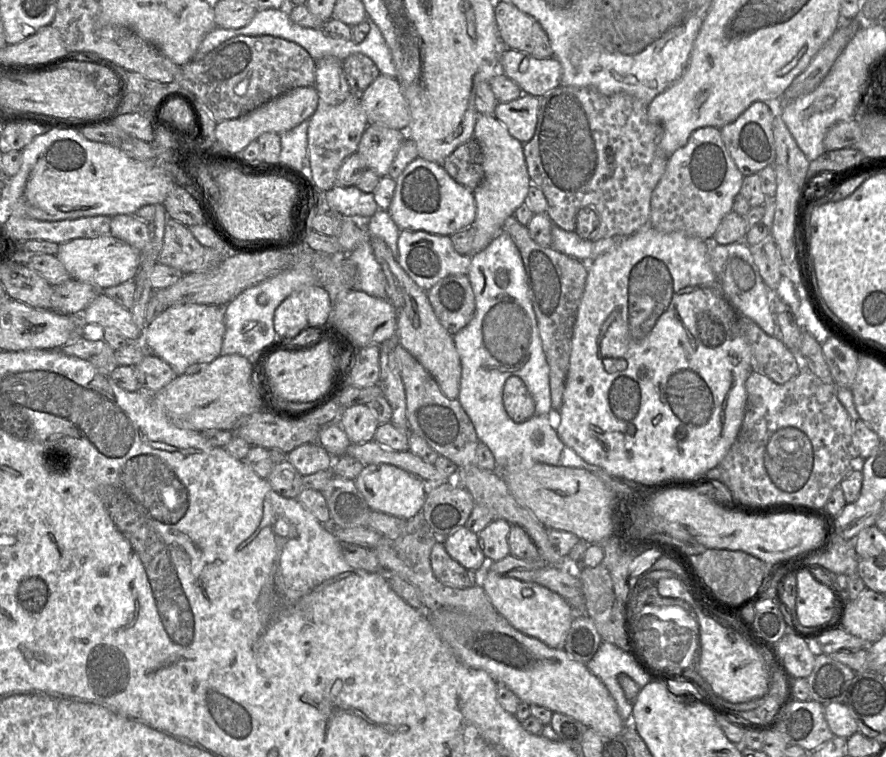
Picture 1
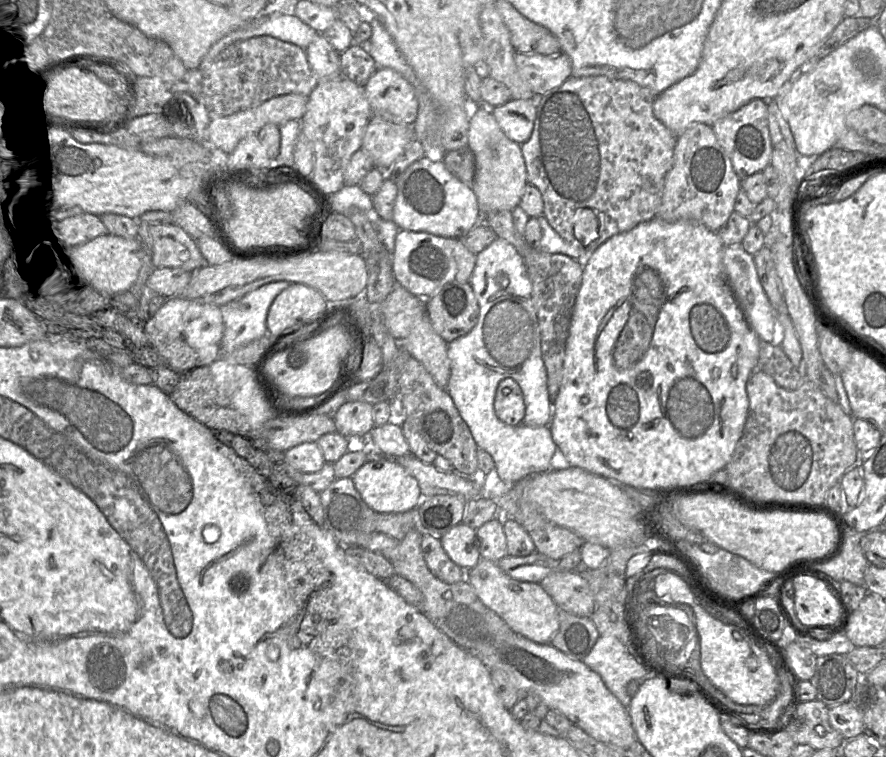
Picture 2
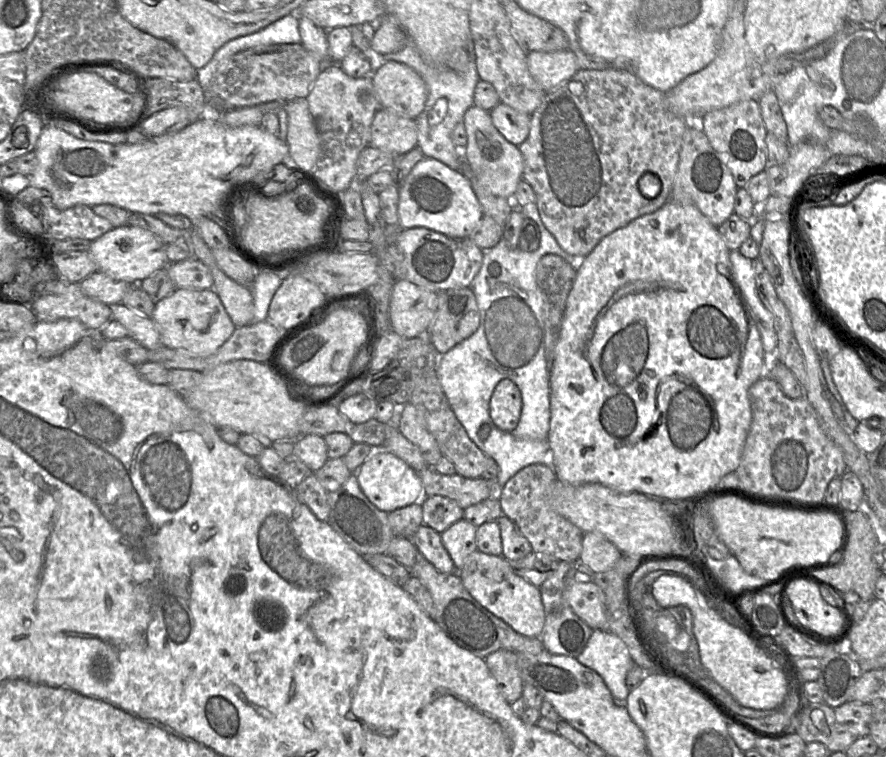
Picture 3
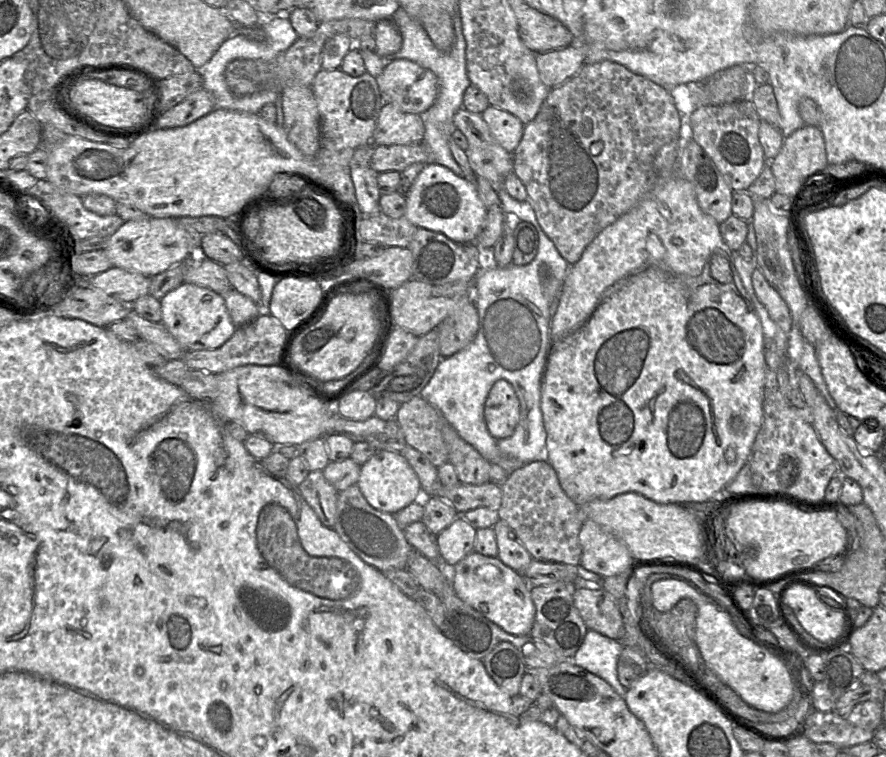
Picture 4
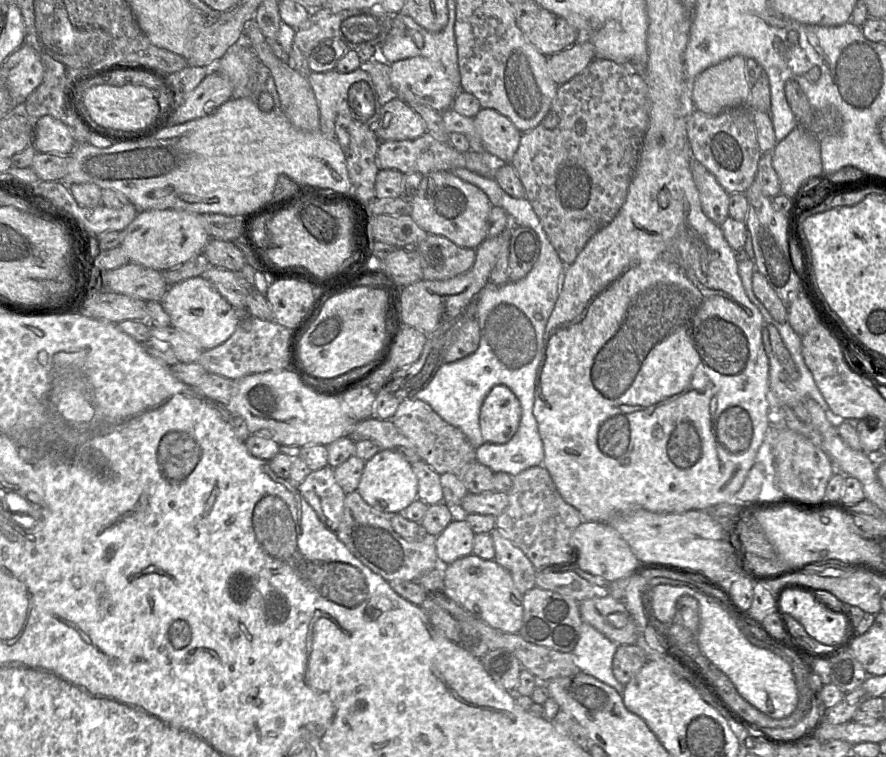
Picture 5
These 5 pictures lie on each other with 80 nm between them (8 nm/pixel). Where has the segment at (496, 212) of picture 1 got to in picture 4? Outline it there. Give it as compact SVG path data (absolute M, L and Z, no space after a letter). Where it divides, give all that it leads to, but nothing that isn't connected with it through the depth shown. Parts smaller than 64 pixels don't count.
M461 108L455 113L453 123L455 128L459 129L467 139L468 146L465 152L472 168L485 178L495 191L504 189L505 177L513 172L513 153L507 152L493 138L481 114L472 113Z

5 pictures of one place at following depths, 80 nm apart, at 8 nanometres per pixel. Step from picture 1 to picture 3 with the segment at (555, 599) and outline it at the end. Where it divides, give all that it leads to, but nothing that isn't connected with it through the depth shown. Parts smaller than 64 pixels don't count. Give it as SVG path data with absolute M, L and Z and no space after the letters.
M476 550L466 558L456 574L475 600L517 633L526 637L540 637L545 624L540 588L518 576L504 557L488 555Z

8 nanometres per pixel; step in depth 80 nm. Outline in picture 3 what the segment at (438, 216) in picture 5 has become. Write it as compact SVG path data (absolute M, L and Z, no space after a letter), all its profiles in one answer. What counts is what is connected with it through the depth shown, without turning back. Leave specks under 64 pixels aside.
M423 157L399 188L398 217L402 229L425 227L450 238L465 239L480 223L483 210L469 180L460 170Z

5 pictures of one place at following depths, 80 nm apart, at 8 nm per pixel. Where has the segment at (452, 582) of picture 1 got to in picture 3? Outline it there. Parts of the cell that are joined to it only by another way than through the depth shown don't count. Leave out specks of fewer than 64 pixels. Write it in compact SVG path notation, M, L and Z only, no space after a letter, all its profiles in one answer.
M421 525L413 537L419 552L441 573L455 574L454 562L441 541L441 534L427 525Z

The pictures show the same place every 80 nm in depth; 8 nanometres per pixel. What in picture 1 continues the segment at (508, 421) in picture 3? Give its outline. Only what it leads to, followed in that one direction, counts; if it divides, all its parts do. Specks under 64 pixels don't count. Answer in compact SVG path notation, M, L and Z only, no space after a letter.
M517 376L506 379L502 401L507 415L515 423L523 423L534 415L534 401L524 382Z

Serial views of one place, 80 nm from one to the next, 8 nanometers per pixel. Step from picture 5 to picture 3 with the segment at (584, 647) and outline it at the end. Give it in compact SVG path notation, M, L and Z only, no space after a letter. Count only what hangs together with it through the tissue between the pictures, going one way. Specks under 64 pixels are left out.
M594 630L580 655L576 657L582 665L594 670L605 682L614 699L625 705L630 693L626 686L626 676L635 665L625 643L608 630Z

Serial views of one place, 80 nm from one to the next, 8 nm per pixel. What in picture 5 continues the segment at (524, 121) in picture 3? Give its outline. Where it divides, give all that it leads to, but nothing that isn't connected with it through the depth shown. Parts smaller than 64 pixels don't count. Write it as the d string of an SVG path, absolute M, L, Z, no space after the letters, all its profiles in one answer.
M481 108L474 116L474 123L484 150L500 162L510 163L522 137L515 125L506 116L489 108Z

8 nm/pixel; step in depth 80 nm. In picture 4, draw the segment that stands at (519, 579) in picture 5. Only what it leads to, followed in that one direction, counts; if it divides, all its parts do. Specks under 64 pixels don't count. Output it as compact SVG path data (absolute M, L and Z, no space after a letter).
M499 519L493 528L497 540L498 558L516 572L524 572L533 560L531 554L505 521Z

